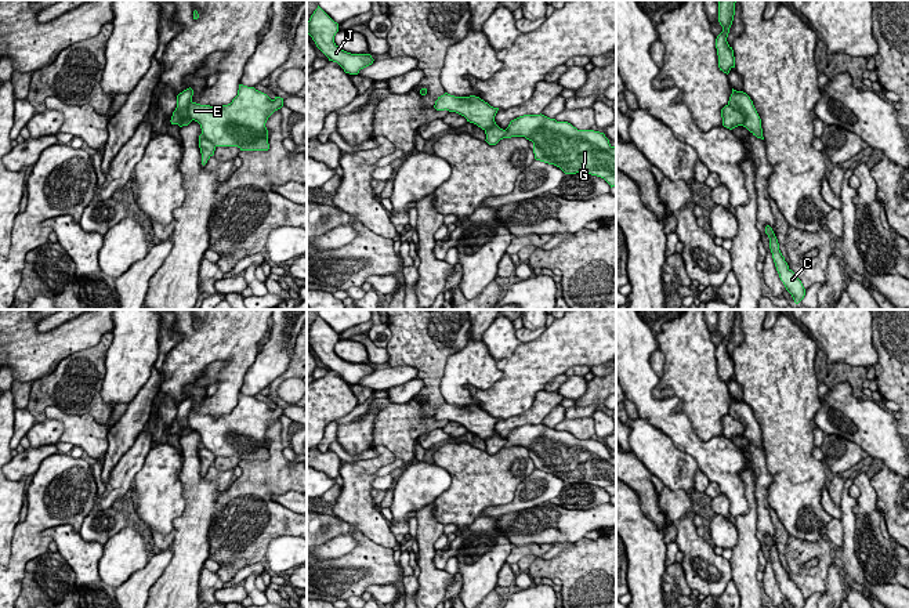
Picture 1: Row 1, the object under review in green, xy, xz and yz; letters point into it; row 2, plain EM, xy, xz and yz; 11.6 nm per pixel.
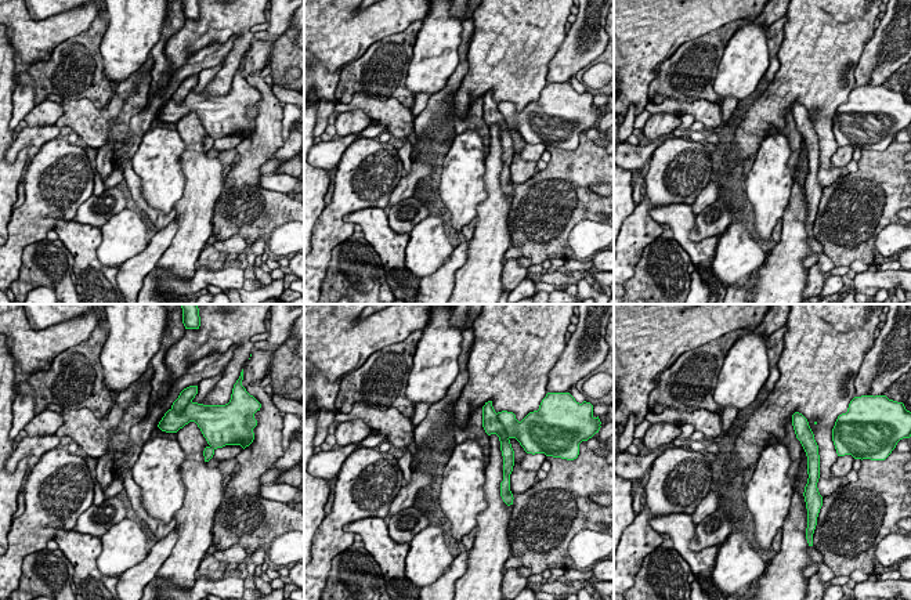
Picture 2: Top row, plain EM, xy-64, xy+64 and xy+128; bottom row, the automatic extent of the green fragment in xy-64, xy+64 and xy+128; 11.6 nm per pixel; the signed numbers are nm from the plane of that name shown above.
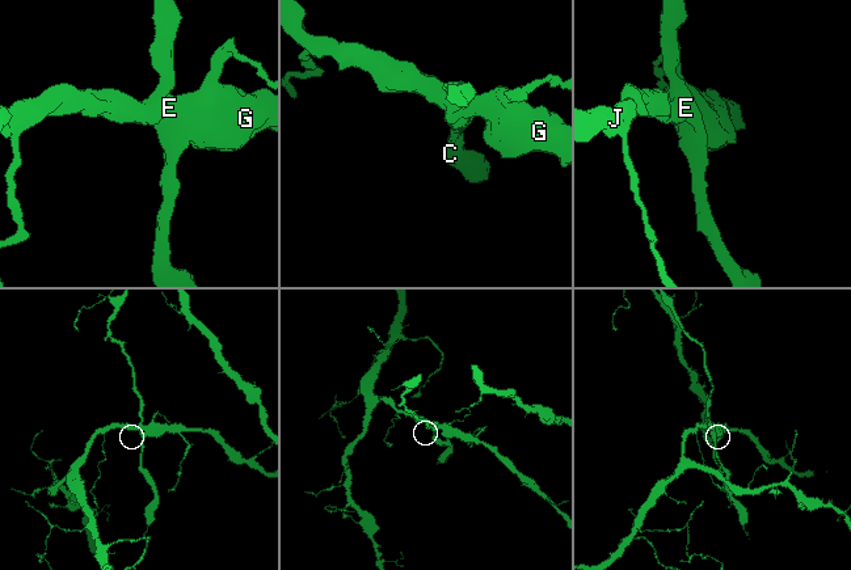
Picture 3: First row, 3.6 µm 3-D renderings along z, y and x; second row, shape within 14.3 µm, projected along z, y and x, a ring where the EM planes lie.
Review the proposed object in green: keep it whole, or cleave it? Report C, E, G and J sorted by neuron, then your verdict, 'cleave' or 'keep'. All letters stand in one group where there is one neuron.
groups C / E G J; cleave

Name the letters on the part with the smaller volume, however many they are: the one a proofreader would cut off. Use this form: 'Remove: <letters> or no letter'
Remove: C

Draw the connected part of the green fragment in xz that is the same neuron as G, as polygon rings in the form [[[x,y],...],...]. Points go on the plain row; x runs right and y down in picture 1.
[[[524,424],[510,431],[504,448],[525,446],[533,452],[535,468],[559,477],[565,484],[591,484],[604,488],[611,497],[616,496],[616,456],[609,453],[604,442],[577,439],[568,431],[557,431],[544,424]]]

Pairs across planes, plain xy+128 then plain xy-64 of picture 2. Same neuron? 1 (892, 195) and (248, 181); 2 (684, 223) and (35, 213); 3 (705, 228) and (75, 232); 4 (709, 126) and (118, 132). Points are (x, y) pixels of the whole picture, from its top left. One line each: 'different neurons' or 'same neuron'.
1: same neuron
2: different neurons
3: different neurons
4: same neuron

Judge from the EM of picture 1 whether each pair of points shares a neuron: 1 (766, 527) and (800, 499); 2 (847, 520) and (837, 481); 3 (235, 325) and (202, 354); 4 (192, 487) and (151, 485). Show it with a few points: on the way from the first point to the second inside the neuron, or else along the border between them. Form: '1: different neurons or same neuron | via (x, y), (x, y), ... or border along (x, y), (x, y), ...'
1: different neurons | border along (768, 471), (772, 482), (767, 488), (767, 505)
2: different neurons | border along (846, 480), (843, 498), (839, 505)
3: same neuron | via (227, 332), (210, 346)
4: different neurons | border along (181, 453), (180, 482), (184, 510), (173, 518)

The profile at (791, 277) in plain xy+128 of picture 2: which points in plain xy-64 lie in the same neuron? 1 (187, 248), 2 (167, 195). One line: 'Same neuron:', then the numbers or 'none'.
Same neuron: 1

